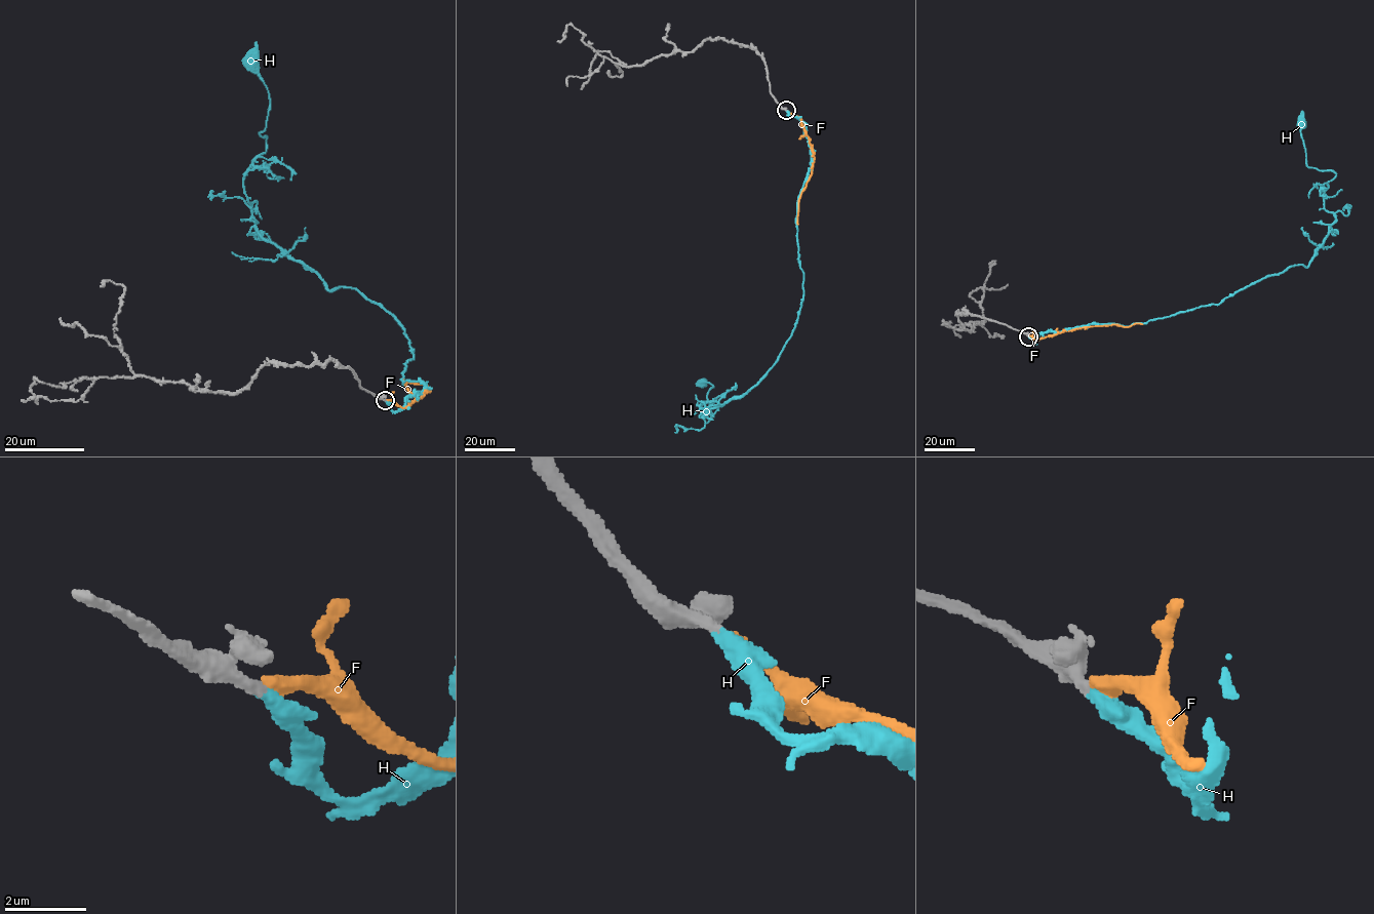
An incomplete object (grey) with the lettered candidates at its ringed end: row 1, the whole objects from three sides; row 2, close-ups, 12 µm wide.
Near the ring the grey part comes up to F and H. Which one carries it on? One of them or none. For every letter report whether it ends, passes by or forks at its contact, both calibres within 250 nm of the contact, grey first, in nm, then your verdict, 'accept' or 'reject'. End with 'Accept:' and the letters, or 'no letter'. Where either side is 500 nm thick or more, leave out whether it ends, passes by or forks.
F: it ends there; 280 nm thick on the grey side, 360 nm on the other; reject
H: it ends there; 240 nm thick on the grey side, 360 nm on the other; accept
Accept: H

